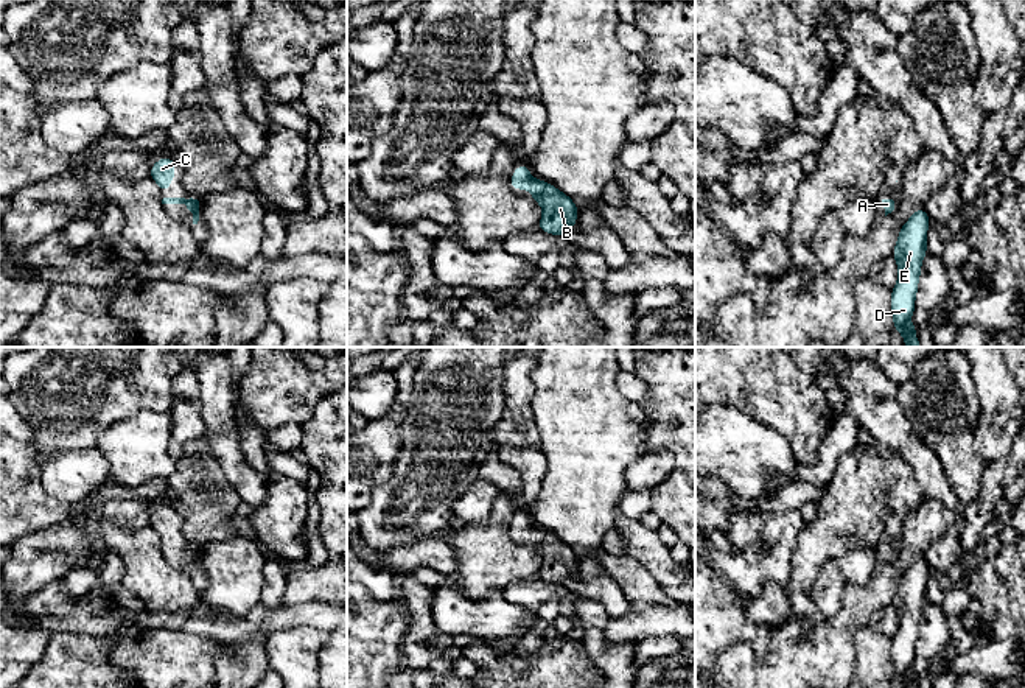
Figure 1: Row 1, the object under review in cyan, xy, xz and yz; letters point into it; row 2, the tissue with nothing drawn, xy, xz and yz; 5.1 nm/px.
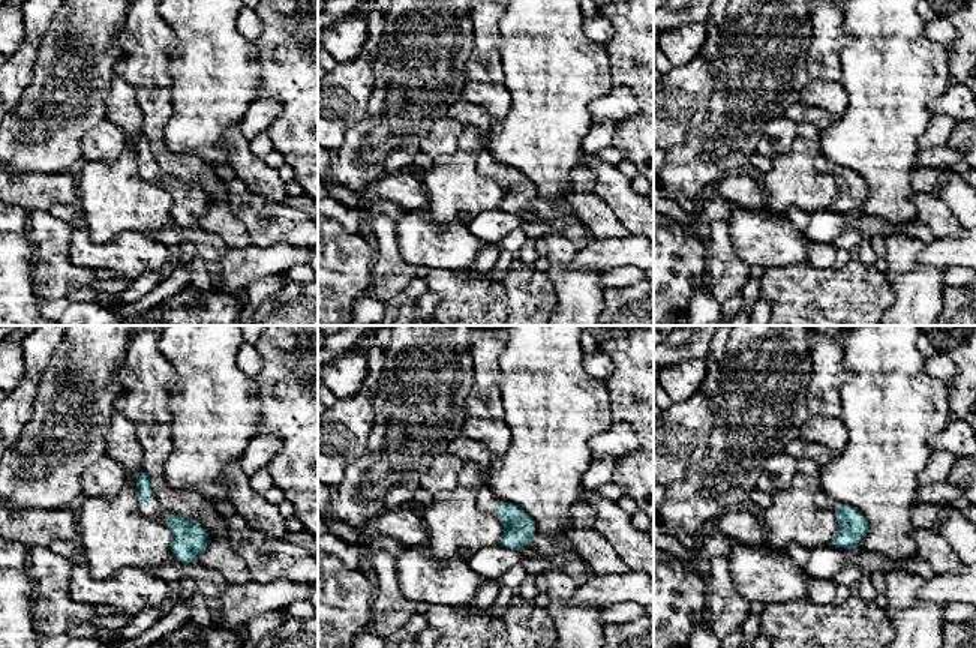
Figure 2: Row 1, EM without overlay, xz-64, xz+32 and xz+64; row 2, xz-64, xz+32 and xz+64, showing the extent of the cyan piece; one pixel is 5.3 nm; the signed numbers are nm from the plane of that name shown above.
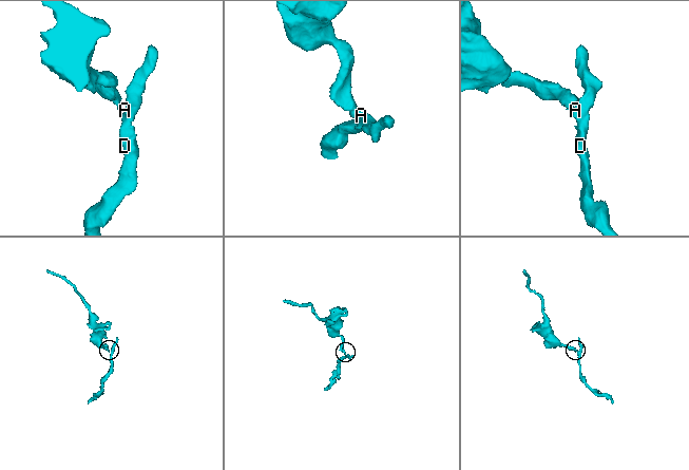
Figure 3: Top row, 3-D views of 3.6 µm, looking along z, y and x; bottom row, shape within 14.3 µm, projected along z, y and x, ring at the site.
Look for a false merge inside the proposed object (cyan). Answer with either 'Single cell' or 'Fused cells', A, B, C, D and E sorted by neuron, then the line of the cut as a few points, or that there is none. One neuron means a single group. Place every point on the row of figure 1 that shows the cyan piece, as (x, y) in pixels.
Single cell. Groups: A B C D E. No split

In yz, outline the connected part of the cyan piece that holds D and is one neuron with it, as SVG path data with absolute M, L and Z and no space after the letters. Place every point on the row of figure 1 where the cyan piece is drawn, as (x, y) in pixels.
M919 207L901 227L893 257L897 263L897 283L891 288L891 311L894 330L907 347L922 347L916 339L918 328L910 322L916 310L922 260L927 254L927 230L930 218Z

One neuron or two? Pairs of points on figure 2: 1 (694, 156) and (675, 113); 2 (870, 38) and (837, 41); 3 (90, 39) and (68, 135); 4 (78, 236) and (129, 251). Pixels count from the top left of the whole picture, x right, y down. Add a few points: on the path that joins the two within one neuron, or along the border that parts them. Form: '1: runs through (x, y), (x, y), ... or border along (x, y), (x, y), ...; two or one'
1: border along (706, 108), (706, 117), (669, 149); two
2: border along (843, 15), (847, 44), (840, 54), (841, 74); two
3: runs through (75, 63), (68, 95), (68, 111); one
4: runs through (90, 248), (93, 251), (117, 251); one

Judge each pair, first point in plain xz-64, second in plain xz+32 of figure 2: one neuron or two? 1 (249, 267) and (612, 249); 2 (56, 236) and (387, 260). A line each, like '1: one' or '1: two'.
1: one
2: one

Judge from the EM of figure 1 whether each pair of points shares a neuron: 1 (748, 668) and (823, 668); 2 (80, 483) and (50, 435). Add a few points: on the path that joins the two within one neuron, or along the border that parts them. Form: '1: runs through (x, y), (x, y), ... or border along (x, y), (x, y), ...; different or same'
1: runs through (767, 668), (804, 668); same
2: border along (95, 447), (61, 450), (39, 464); different

